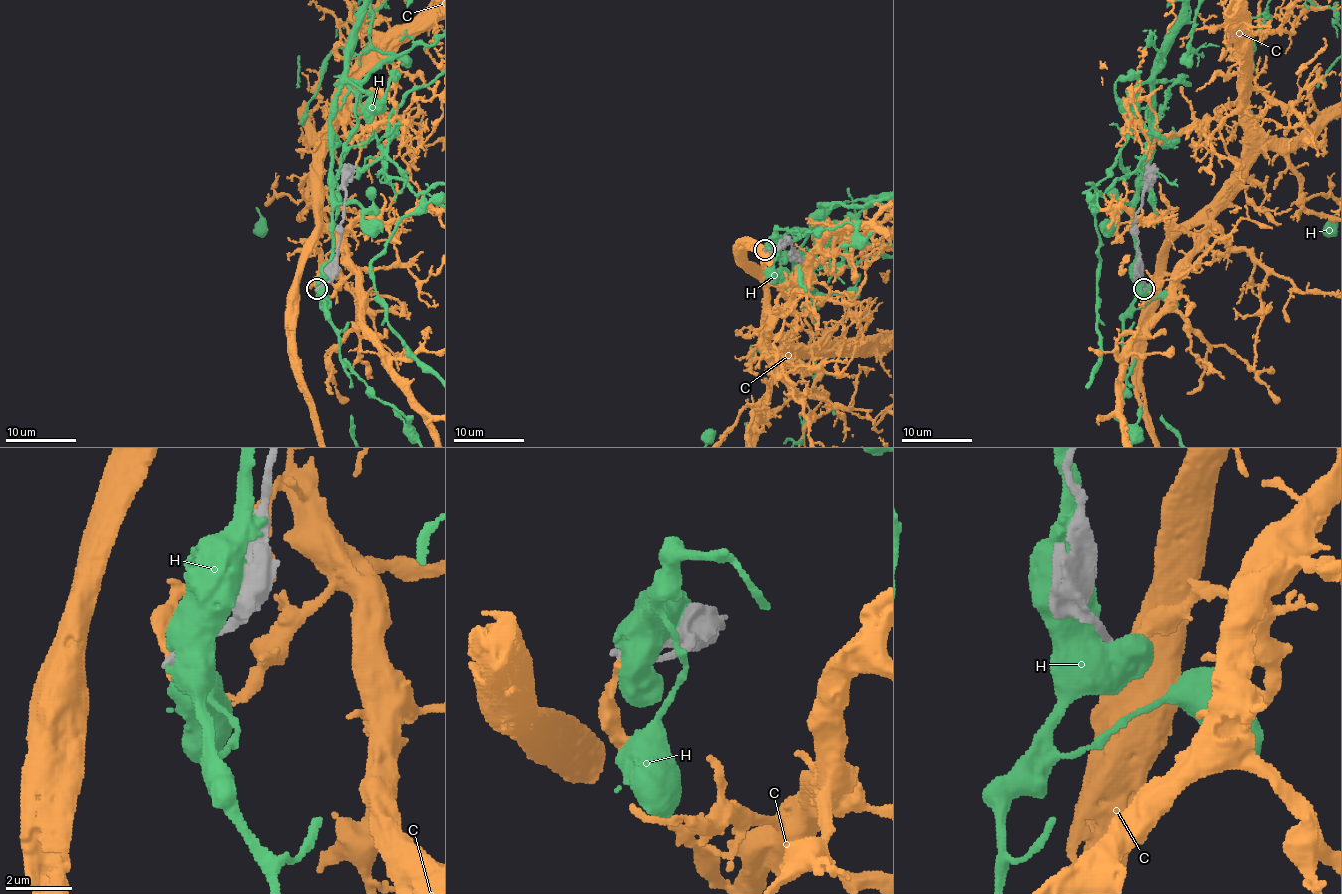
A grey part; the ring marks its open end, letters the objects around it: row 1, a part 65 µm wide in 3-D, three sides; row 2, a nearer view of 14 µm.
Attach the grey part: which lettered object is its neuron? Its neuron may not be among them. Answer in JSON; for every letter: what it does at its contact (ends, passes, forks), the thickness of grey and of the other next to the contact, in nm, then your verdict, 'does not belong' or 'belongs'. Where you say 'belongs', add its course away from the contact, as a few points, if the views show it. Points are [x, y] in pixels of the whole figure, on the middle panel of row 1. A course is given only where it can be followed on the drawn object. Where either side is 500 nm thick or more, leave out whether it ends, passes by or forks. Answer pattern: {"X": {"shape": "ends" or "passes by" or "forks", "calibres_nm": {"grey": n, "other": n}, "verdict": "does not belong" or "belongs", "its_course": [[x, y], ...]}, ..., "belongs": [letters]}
{"C": {"shape": "ends", "calibres_nm": {"grey": 200, "other": 240}, "verdict": "does not belong"}, "H": {"calibres_nm": {"grey": 240, "other": 1000}, "verdict": "does not belong"}, "belongs": []}

